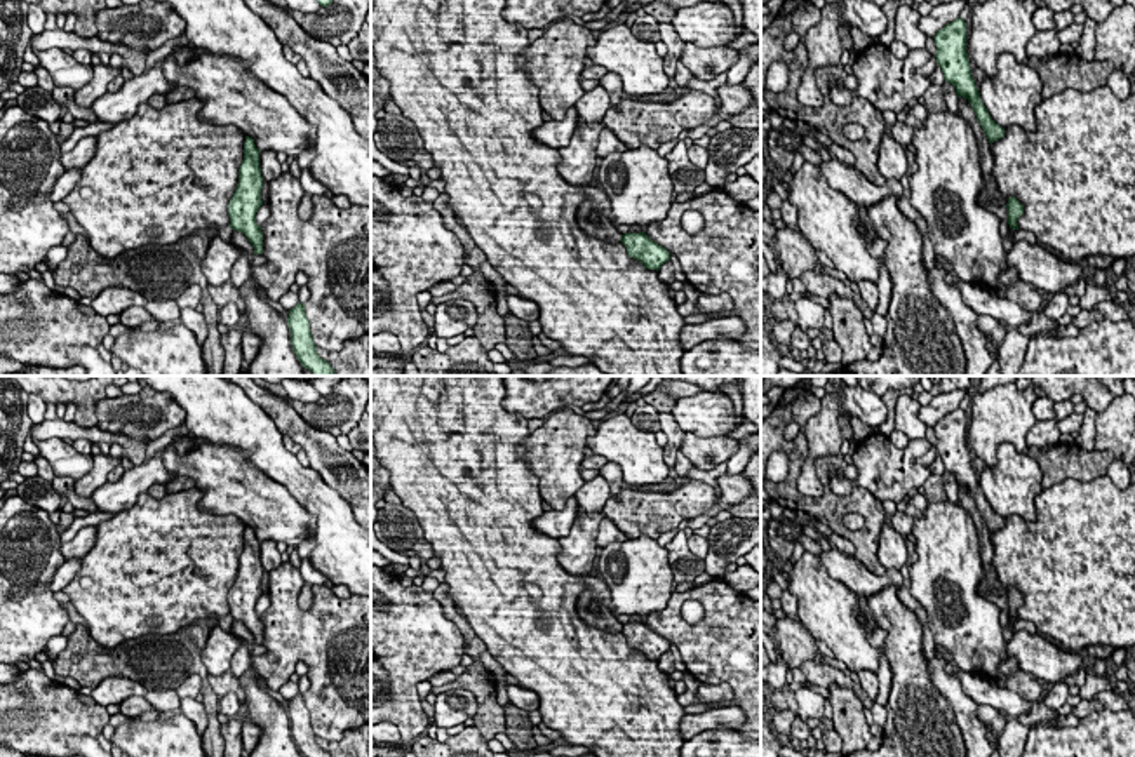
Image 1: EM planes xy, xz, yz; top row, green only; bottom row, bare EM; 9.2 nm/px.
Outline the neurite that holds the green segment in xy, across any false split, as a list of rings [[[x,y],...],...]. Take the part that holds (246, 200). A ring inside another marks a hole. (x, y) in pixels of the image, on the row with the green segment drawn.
[[[245,136],[238,184],[228,204],[228,216],[232,230],[242,231],[247,237],[254,247],[254,254],[263,254],[263,233],[256,223],[256,212],[263,205],[261,188],[259,150],[254,139]]]

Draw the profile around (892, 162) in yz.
[[[888,134],[883,136],[879,144],[877,169],[886,181],[900,181],[907,172],[905,148]]]

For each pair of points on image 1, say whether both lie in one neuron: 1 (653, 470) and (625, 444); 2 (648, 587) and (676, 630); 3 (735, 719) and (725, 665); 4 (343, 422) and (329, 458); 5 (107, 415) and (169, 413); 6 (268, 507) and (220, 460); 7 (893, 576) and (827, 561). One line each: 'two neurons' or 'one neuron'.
1: one neuron
2: two neurons
3: two neurons
4: two neurons
5: one neuron
6: one neuron
7: one neuron

